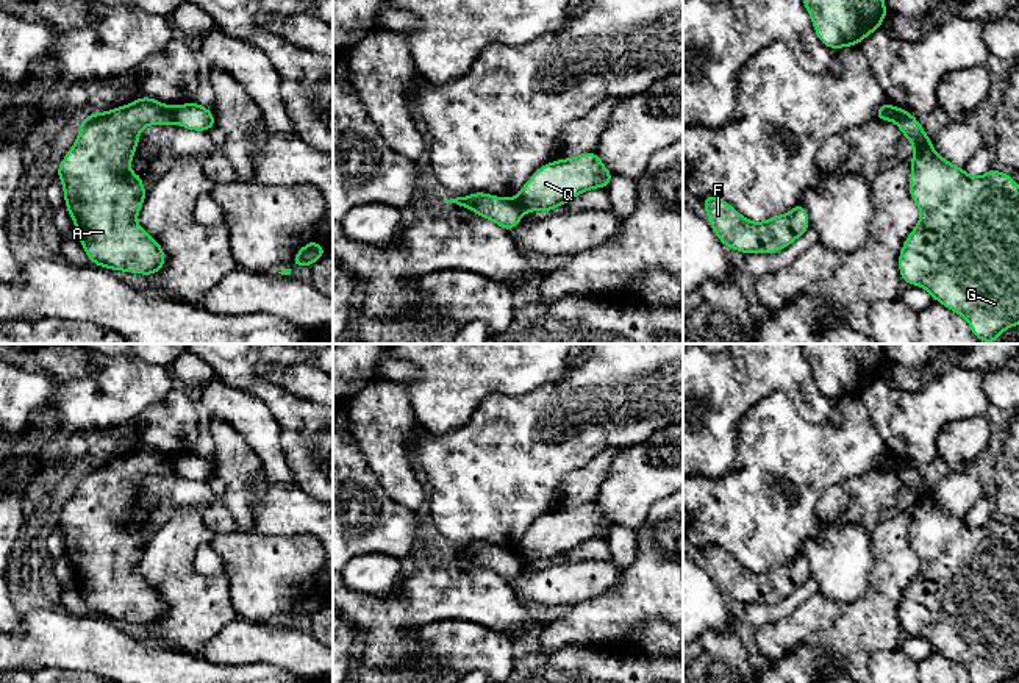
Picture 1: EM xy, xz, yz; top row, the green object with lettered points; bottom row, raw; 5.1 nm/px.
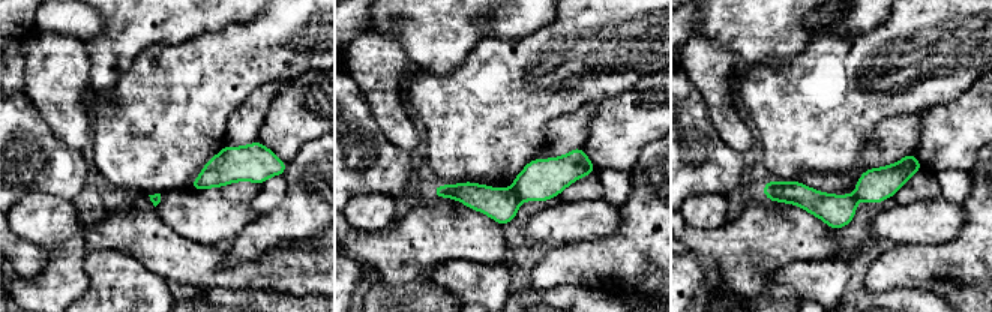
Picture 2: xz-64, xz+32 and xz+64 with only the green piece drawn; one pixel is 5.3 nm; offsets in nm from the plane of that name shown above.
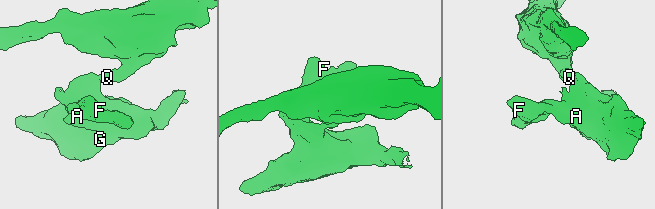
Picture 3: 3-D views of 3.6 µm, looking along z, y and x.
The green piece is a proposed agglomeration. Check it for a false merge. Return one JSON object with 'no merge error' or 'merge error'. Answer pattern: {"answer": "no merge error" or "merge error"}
{"answer": "merge error"}

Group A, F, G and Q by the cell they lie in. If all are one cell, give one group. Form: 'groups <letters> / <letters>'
groups A F G / Q

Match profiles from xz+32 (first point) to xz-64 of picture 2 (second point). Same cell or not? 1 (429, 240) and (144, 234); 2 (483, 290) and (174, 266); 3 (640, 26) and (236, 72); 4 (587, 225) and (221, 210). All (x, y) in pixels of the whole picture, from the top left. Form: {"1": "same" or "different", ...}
{"1": "same", "2": "different", "3": "same", "4": "same"}

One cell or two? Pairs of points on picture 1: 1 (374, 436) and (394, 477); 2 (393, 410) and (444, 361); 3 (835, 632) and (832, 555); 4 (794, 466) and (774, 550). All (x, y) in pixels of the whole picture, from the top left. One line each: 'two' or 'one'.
1: one
2: two
3: two
4: one

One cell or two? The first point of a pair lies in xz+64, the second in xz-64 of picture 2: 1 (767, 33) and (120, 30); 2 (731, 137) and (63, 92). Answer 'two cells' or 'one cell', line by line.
1: one cell
2: one cell

